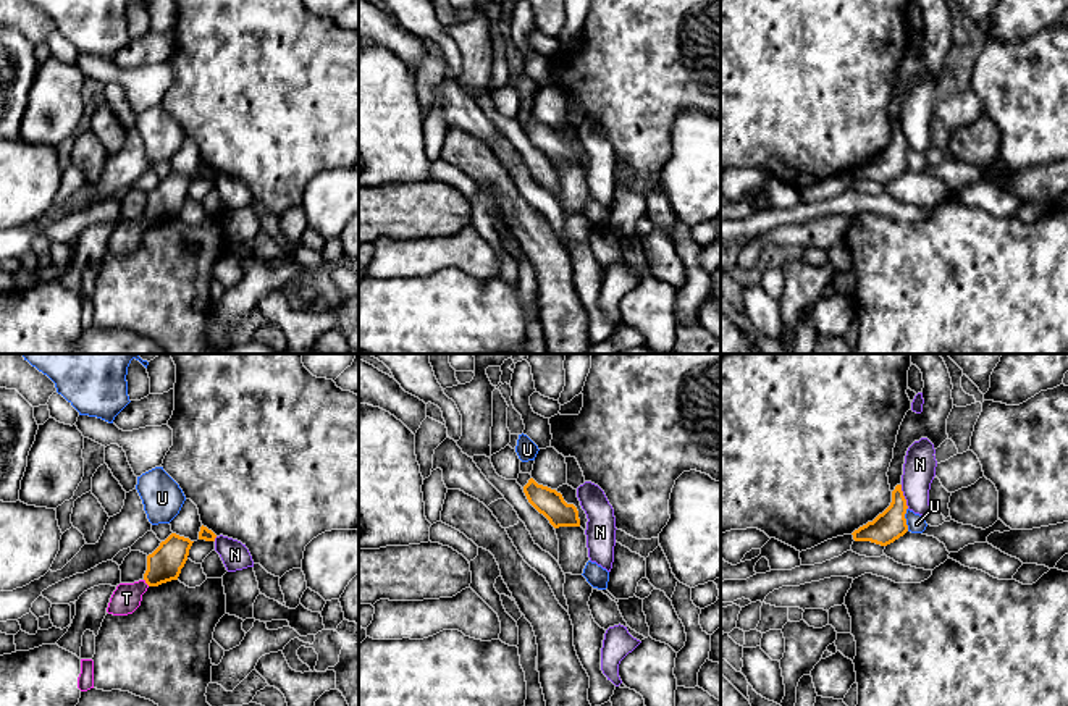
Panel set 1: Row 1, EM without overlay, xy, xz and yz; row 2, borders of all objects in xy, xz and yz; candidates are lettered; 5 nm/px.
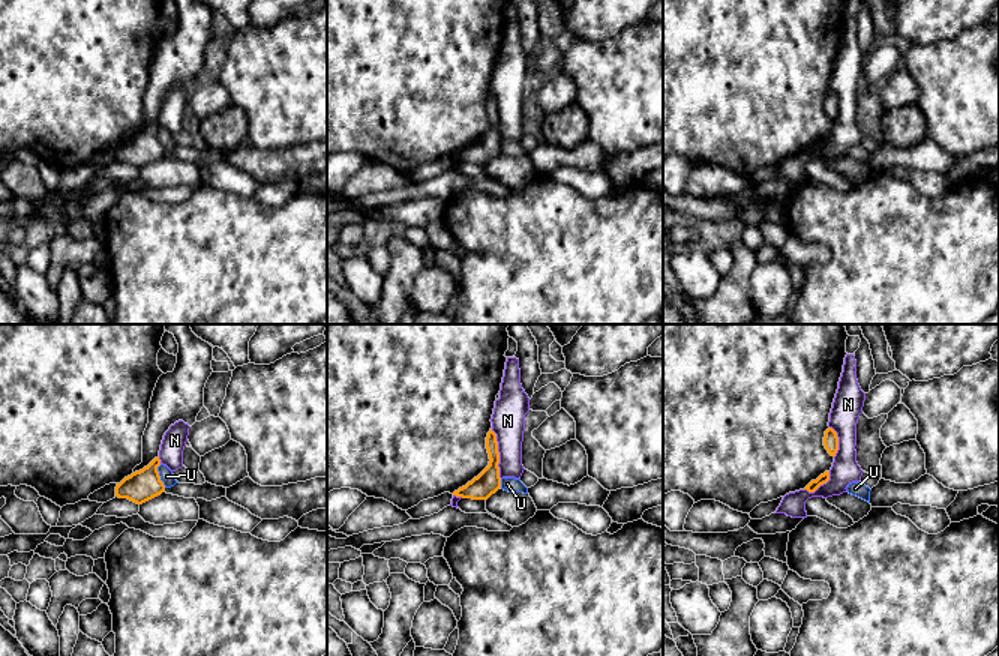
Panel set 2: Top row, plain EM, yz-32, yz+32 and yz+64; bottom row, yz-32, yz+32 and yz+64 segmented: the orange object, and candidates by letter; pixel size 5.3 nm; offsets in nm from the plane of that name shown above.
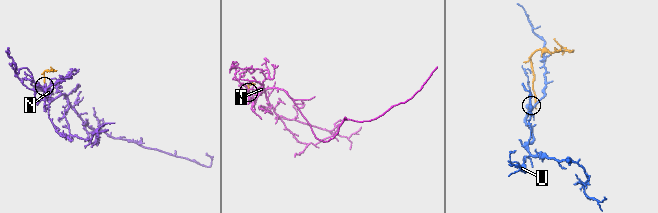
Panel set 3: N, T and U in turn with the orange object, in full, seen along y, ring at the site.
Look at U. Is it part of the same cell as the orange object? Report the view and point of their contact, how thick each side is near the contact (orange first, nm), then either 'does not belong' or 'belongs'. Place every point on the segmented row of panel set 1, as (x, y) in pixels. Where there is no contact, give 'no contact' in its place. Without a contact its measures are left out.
meets orange in yz at (905, 519); 150 nm thick on the orange side, 90 nm on the other; does not belong

